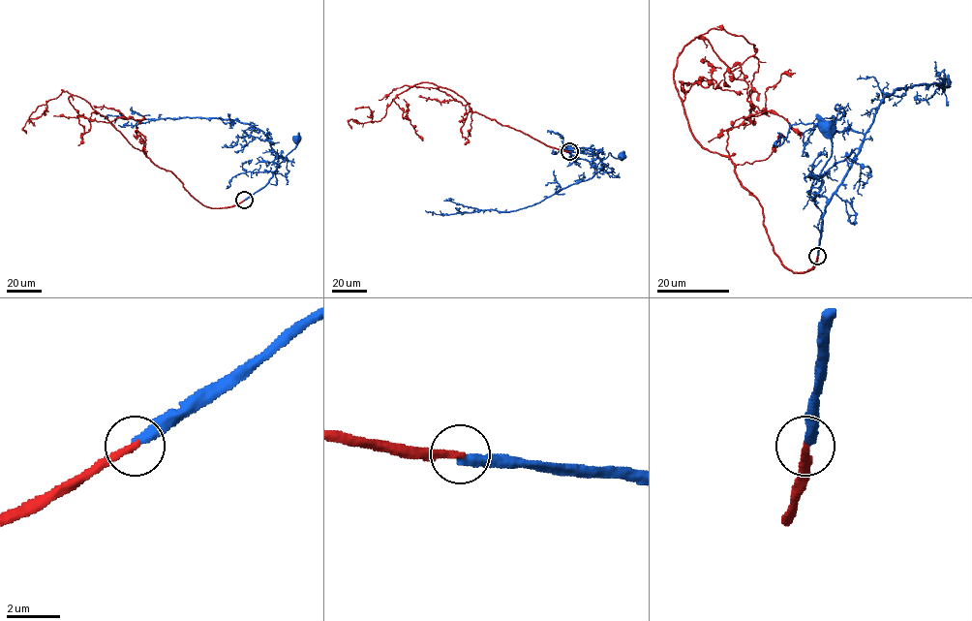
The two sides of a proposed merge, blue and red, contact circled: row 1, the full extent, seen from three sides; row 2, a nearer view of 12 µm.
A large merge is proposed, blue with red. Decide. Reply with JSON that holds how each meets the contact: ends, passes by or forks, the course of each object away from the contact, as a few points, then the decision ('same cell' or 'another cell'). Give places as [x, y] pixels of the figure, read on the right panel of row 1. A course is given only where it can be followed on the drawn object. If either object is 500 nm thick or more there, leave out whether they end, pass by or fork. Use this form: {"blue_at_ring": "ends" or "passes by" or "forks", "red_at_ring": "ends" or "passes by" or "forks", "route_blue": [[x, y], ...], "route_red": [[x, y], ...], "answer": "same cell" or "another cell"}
{"blue_at_ring": "ends", "red_at_ring": "ends", "route_blue": [[818, 256], [827, 201], [858, 152], [858, 148], [819, 174], [832, 156], [832, 129], [830, 125], [827, 127]], "route_red": [[817, 256], [783, 264], [674, 80], [703, 37], [753, 116], [795, 73]], "answer": "same cell"}

